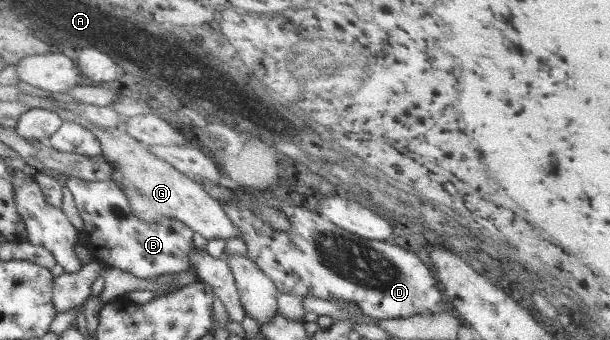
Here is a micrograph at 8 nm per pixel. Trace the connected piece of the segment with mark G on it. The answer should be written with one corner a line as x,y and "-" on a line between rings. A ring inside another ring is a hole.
59,107
56,113
63,119
78,122
88,128
95,139
101,143
101,151
107,162
111,164
111,179
123,187
124,193
130,202
133,214
145,222
155,222
160,218
174,218
186,224
194,232
198,232
208,241
213,238
229,239
239,237
236,226
223,210
222,204
211,196
203,185
196,179
189,178
186,174
175,170
171,164
153,156
148,145
133,138
125,128
100,127
80,117
77,113

